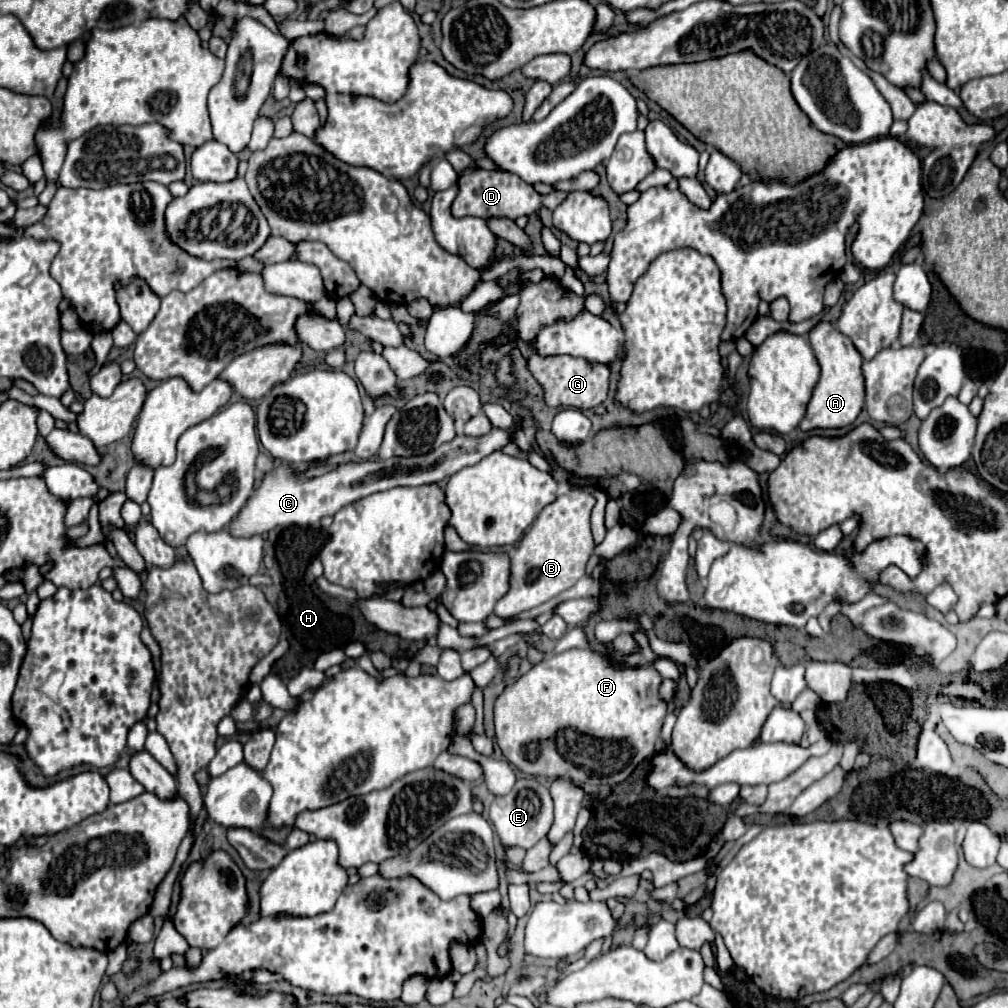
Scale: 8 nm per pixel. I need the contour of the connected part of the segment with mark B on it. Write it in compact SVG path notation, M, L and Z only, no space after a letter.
M573 489L567 495L559 495L539 513L511 555L511 587L505 597L499 599L495 615L513 617L521 611L543 605L545 601L573 587L585 575L587 561L595 547L589 527L593 505L595 497L591 493Z

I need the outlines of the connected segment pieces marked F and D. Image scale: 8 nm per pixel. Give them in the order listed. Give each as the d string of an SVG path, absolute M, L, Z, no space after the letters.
M569 649L563 651L559 655L551 655L547 659L543 659L541 663L533 665L527 673L523 673L519 679L515 679L511 685L507 685L501 695L495 701L495 737L497 737L497 745L503 751L503 755L507 757L507 761L511 765L515 765L517 769L521 769L523 773L529 775L545 775L545 777L571 777L573 781L579 781L583 785L615 785L619 781L625 781L633 769L653 753L657 737L661 733L661 725L663 725L663 717L667 713L665 703L661 703L657 699L657 687L661 683L661 675L651 667L619 667L617 663L613 663L609 657L597 655L591 649Z
M467 167L459 179L459 193L451 205L451 213L453 217L509 217L509 219L517 219L521 215L533 215L535 211L539 211L541 207L549 207L551 211L565 199L565 191L555 191L549 195L541 195L533 189L531 183L521 181L521 177L517 177L515 173L509 171L485 171L485 169L477 169L477 167Z

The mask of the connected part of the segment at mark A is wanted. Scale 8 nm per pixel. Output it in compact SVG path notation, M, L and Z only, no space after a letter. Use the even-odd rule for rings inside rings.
M821 321L821 323L813 325L811 331L807 333L807 337L809 337L809 343L821 365L821 377L813 389L811 401L807 405L807 413L799 427L803 431L817 429L817 427L819 429L845 427L845 425L853 423L855 417L859 415L859 411L863 409L863 401L865 401L865 385L863 385L863 375L861 375L863 359L861 359L859 351L855 349L853 341L849 341L849 337L845 337L829 321Z

